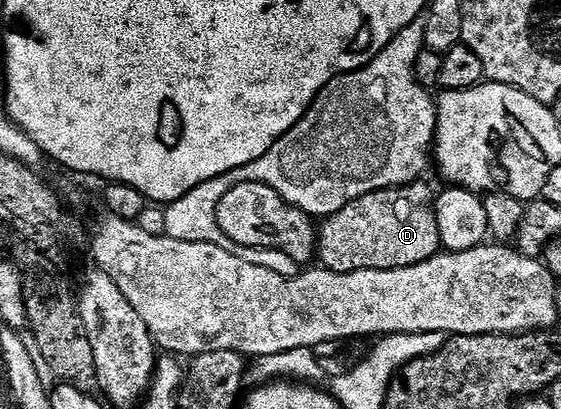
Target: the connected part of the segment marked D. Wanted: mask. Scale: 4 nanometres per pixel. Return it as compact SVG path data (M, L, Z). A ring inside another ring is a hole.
M418 180L391 190L376 190L351 200L320 223L317 254L320 265L346 274L360 270L394 270L423 264L442 253L435 190Z

